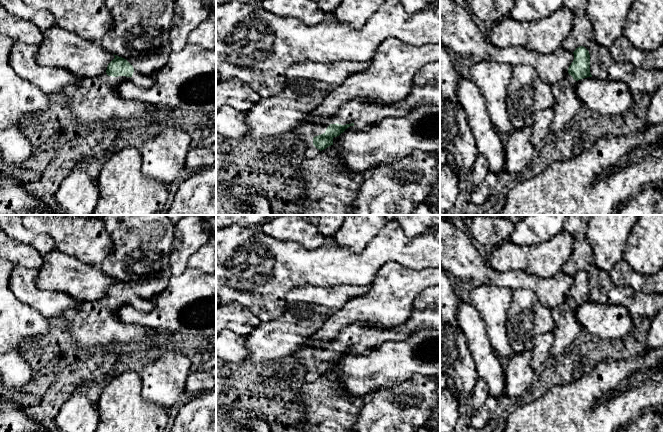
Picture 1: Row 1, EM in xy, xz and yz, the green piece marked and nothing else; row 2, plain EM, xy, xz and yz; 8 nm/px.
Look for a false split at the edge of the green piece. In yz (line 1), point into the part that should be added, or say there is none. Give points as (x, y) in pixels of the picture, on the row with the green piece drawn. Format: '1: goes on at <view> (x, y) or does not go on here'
1: goes on at yz (567, 105)

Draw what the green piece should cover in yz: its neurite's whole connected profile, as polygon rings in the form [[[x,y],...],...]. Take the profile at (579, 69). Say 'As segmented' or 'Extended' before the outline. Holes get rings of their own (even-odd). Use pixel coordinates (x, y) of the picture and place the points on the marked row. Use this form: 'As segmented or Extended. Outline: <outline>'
Extended. Outline: [[[580,46],[573,52],[574,60],[568,68],[568,75],[562,80],[552,84],[554,96],[554,119],[550,126],[551,132],[565,128],[584,106],[578,98],[577,81],[592,77],[590,73],[589,51]]]

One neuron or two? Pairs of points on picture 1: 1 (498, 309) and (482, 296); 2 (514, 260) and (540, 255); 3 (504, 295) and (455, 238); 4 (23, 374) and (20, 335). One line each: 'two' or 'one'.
1: one
2: one
3: two
4: one

